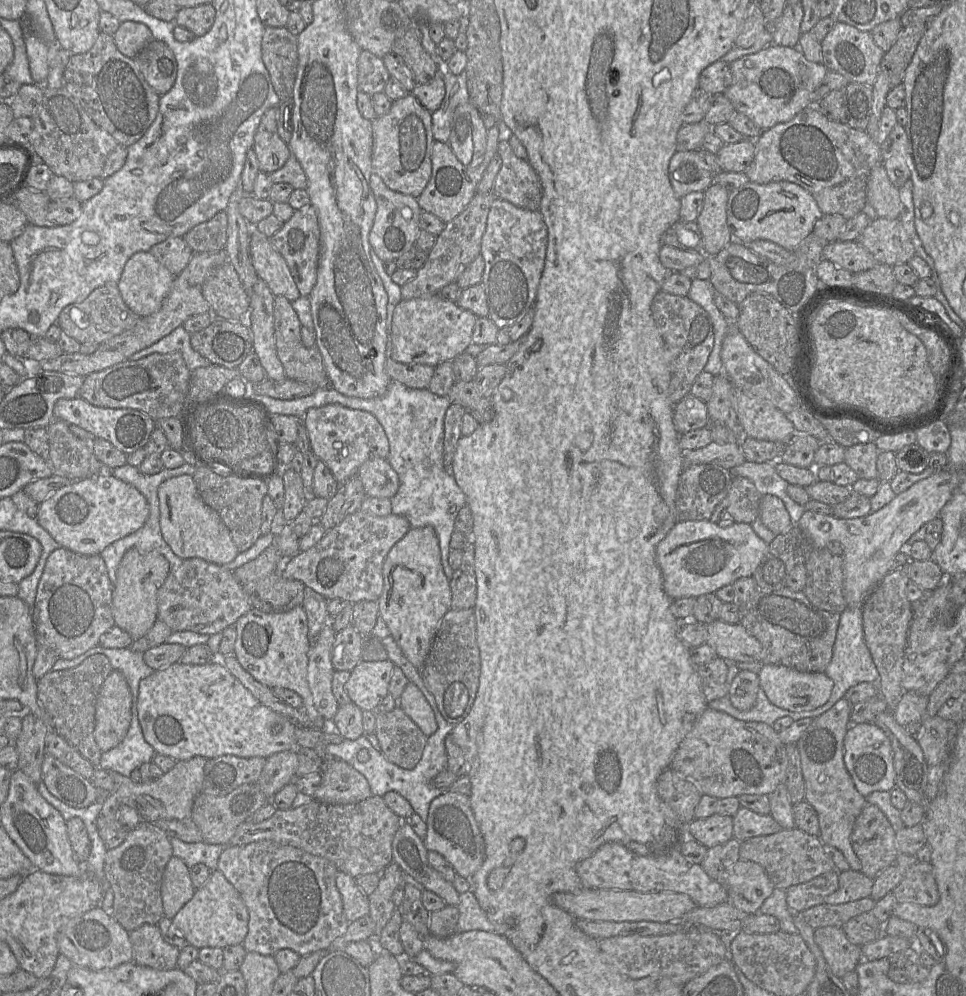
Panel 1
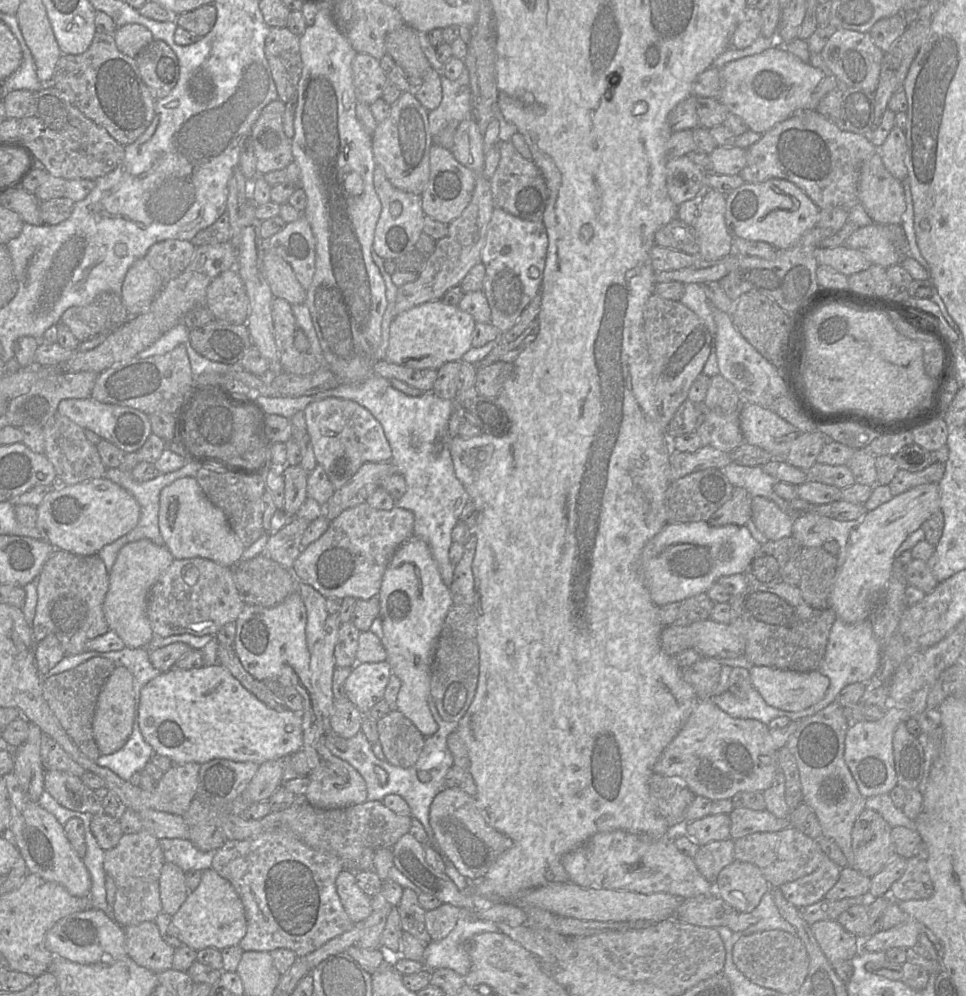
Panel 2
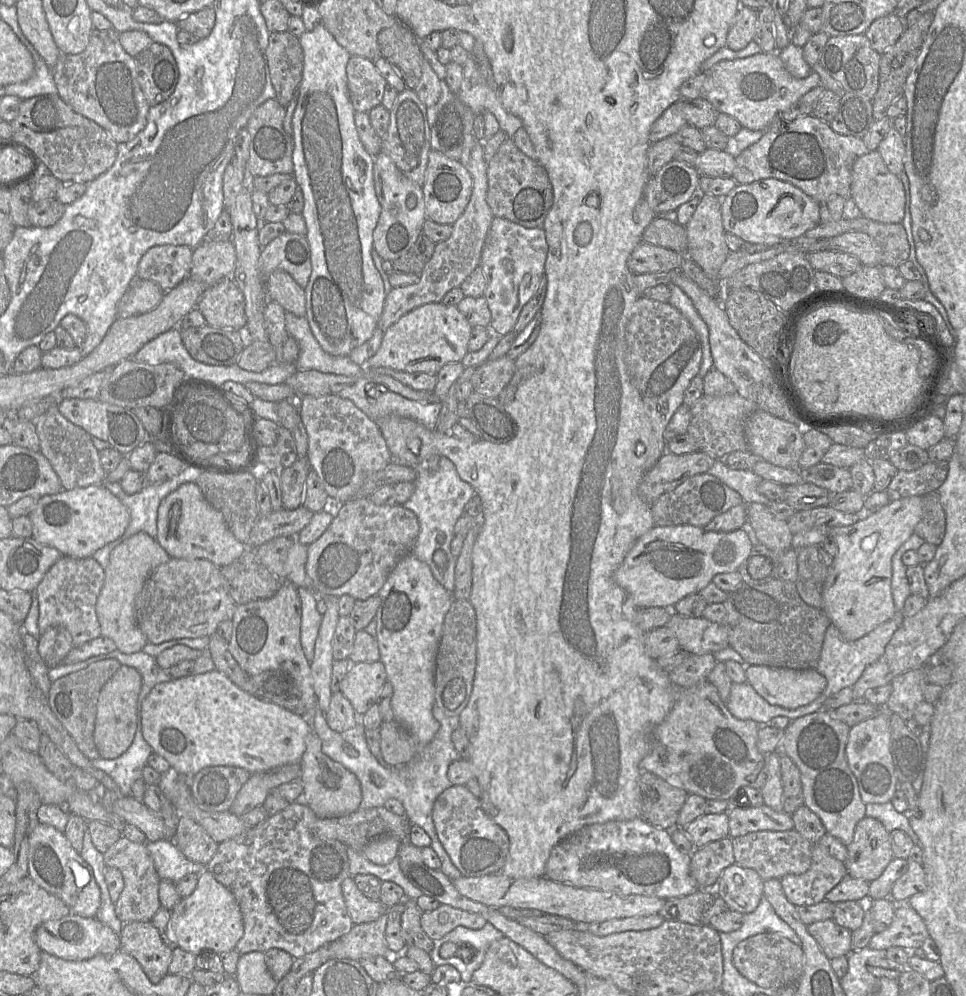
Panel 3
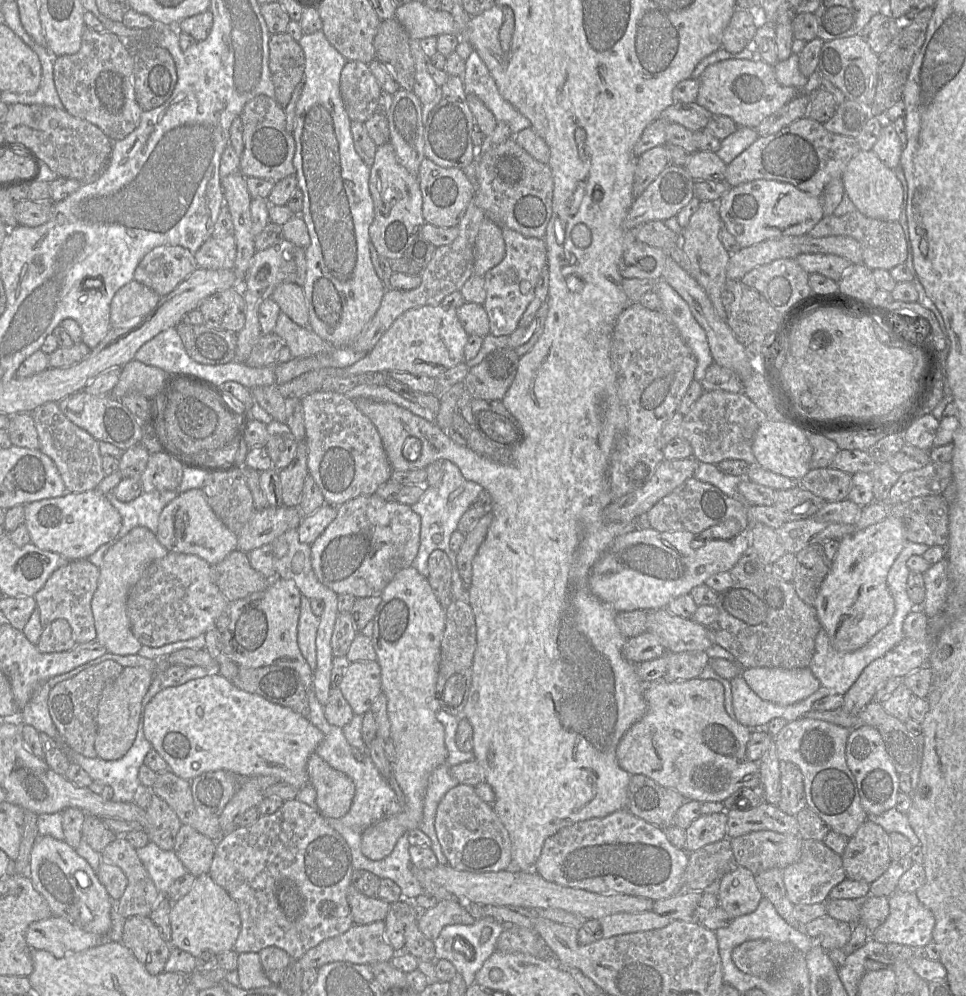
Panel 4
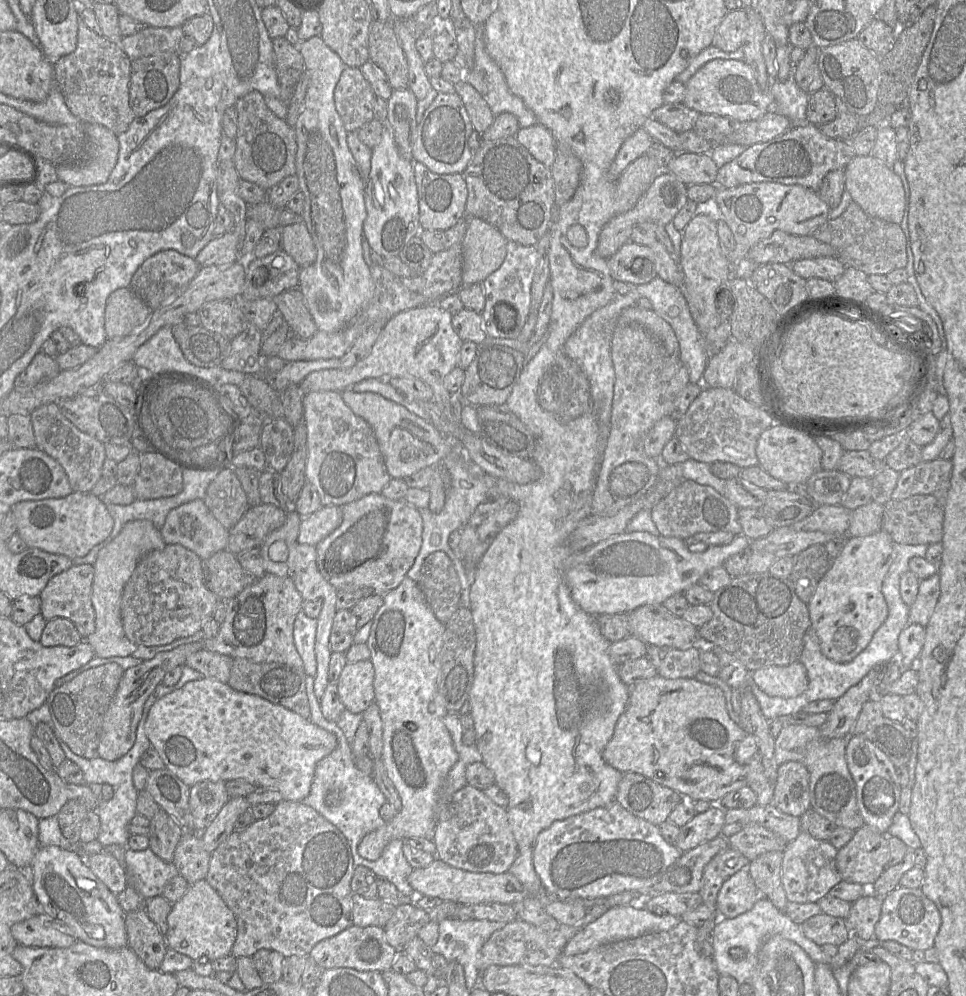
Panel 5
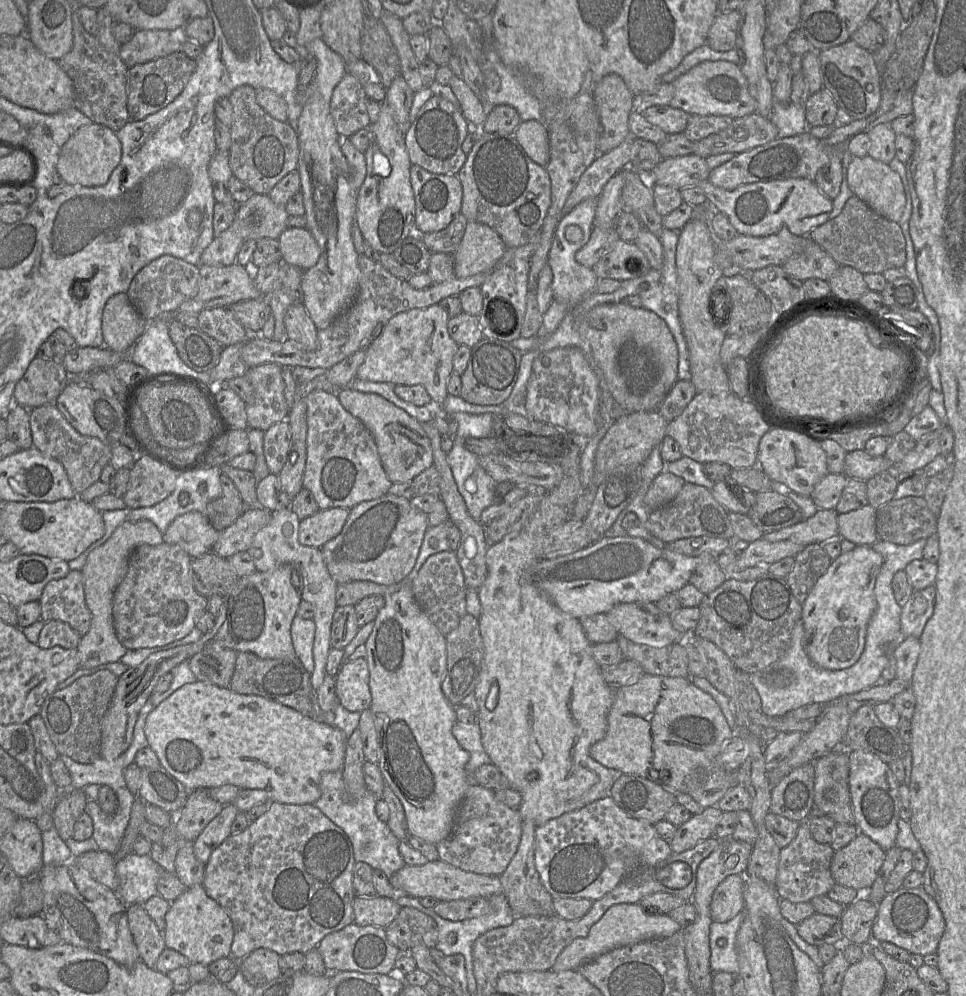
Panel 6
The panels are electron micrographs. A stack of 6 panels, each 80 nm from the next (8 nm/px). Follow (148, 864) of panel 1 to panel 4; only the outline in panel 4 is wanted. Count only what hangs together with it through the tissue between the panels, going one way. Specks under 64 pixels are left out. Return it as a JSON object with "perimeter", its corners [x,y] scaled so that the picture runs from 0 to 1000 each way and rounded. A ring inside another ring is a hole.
{"perimeter":[[[121,839],[105,855],[106,864],[125,871],[131,881],[131,890],[121,905],[121,915],[128,921],[154,920],[166,898],[144,862],[141,852],[126,839]]]}

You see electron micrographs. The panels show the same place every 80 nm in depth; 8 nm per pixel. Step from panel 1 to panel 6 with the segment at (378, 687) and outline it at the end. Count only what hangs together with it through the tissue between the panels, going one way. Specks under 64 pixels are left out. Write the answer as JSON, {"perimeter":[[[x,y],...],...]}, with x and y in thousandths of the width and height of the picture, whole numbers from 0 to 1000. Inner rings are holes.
{"perimeter":[[[379,661],[356,666],[348,678],[348,697],[354,709],[363,715],[383,712],[385,697],[382,683]]]}

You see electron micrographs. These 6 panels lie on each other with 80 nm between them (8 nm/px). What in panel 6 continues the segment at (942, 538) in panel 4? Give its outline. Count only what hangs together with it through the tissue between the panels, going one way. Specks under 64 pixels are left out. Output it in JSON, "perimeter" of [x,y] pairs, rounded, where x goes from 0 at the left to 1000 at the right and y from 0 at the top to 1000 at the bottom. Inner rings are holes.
{"perimeter":[[[939,498],[922,501],[908,510],[907,532],[909,541],[933,547],[941,547],[970,536],[971,519],[963,512],[955,498]]]}

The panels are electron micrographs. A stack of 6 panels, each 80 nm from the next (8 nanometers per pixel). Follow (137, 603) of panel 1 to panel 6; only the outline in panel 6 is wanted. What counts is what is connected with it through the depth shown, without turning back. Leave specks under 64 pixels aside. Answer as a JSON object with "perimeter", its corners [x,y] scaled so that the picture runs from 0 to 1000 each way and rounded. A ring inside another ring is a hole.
{"perimeter":[[[155,522],[130,523],[118,532],[107,547],[90,558],[84,574],[87,579],[89,607],[94,614],[94,629],[80,649],[83,671],[94,672],[106,667],[124,664],[131,655],[122,643],[118,631],[116,616],[118,593],[131,575],[137,553],[147,546],[164,547],[169,544],[169,536]]]}

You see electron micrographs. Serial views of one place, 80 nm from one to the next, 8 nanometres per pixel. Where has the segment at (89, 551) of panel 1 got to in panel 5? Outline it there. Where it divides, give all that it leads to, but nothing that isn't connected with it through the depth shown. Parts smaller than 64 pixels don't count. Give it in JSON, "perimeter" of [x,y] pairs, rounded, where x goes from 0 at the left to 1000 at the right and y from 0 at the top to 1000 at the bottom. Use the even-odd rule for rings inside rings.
{"perimeter":[[[75,494],[68,499],[22,503],[12,513],[18,535],[29,550],[39,550],[50,555],[67,557],[71,561],[86,559],[116,534],[118,523],[111,507],[93,494]]]}

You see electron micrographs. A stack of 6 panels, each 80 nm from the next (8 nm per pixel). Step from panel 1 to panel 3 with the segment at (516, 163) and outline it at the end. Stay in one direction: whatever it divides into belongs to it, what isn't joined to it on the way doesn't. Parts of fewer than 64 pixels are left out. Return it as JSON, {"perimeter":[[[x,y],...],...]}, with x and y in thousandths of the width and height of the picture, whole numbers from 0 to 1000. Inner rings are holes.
{"perimeter":[[[525,138],[504,164],[504,181],[503,202],[510,218],[527,221],[543,229],[562,229],[572,204],[571,186],[564,169],[539,153],[531,139]]]}

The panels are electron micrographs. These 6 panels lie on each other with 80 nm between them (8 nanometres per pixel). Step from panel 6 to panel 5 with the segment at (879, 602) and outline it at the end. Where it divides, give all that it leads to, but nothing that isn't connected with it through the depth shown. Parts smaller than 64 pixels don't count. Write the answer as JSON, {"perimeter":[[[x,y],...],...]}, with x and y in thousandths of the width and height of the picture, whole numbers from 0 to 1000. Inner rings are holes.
{"perimeter":[[[925,543],[927,561],[919,571],[913,585],[913,595],[919,608],[919,618],[914,627],[907,633],[901,646],[883,663],[877,666],[866,666],[856,661],[849,652],[848,642],[841,631],[837,631],[831,640],[831,653],[827,665],[835,674],[835,692],[824,700],[811,701],[796,699],[791,696],[778,682],[777,676],[773,680],[773,691],[783,700],[790,719],[797,725],[802,721],[813,718],[824,717],[837,706],[859,702],[865,705],[882,689],[887,687],[901,673],[915,670],[919,665],[930,662],[930,642],[933,634],[941,626],[941,607],[936,605],[932,597],[932,579],[941,572],[941,562],[944,559],[957,559],[962,546],[933,546]]]}

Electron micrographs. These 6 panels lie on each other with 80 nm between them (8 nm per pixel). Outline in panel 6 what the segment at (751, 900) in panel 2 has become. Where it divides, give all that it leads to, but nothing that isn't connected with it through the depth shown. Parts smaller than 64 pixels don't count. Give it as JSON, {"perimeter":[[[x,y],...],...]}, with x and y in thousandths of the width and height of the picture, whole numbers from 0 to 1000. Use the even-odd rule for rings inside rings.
{"perimeter":[[[771,877],[751,882],[740,893],[735,907],[737,926],[751,927],[770,915]]]}

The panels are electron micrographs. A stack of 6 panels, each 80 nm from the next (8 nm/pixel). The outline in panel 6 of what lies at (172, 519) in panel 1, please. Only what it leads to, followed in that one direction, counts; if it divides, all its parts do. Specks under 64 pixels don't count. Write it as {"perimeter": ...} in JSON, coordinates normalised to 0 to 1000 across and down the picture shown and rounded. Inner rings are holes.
{"perimeter":[[[197,513],[178,523],[169,536],[169,542],[185,547],[200,561],[217,554],[227,536],[211,516]]]}

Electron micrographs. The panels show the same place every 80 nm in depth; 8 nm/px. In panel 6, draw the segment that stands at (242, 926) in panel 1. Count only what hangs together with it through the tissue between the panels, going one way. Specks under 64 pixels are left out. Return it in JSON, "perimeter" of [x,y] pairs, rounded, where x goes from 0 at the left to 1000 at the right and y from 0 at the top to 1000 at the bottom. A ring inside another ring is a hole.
{"perimeter":[[[209,888],[194,892],[181,905],[176,907],[176,912],[171,919],[172,933],[169,942],[172,952],[179,953],[195,962],[197,967],[217,967],[239,960],[239,949],[242,942],[240,925],[232,913],[217,902]]]}

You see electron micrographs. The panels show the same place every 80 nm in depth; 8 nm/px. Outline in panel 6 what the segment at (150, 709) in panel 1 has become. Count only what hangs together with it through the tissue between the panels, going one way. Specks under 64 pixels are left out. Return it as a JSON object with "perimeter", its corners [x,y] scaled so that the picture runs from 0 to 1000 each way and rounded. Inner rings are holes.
{"perimeter":[[[203,684],[187,689],[174,701],[169,703],[152,719],[150,727],[150,739],[155,750],[163,758],[167,769],[179,780],[187,785],[195,795],[203,792],[224,791],[233,787],[240,787],[248,792],[271,792],[278,800],[278,805],[291,805],[294,807],[325,807],[332,800],[331,784],[334,777],[355,772],[360,741],[357,736],[347,729],[315,719],[310,714],[284,705],[268,698],[247,697],[236,691],[229,691],[210,684]]]}

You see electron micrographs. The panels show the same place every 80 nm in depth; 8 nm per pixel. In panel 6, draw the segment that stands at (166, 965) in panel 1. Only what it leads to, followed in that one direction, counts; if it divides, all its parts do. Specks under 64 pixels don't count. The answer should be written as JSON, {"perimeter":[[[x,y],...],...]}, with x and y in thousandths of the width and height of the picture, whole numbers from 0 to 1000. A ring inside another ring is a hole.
{"perimeter":[[[147,909],[131,910],[133,930],[146,964],[154,972],[159,972],[172,952],[169,939]]]}

